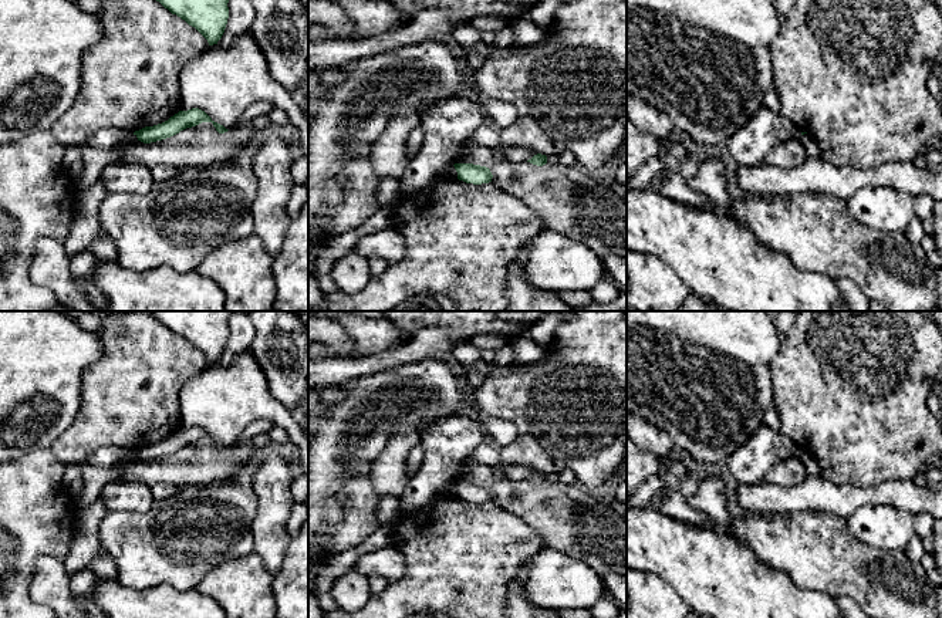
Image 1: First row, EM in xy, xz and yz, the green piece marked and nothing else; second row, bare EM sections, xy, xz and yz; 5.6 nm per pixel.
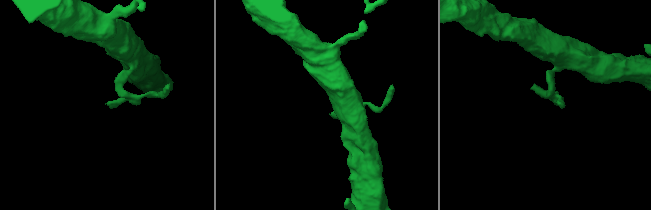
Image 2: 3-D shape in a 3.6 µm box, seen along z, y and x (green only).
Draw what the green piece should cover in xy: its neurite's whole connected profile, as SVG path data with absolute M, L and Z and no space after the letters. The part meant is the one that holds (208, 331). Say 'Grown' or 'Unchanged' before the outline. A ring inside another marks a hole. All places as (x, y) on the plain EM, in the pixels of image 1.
Unchanged. M151 311L172 332L195 345L209 361L217 362L227 337L233 311Z

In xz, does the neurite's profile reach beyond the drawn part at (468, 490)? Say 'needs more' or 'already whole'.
already whole

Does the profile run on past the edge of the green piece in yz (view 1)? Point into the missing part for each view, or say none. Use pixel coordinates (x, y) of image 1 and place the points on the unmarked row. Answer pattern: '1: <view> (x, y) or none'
1: none

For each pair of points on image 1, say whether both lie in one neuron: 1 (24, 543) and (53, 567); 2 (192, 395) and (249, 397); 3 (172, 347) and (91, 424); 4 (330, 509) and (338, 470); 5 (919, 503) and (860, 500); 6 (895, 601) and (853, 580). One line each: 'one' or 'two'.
1: two
2: one
3: one
4: one
5: one
6: one

